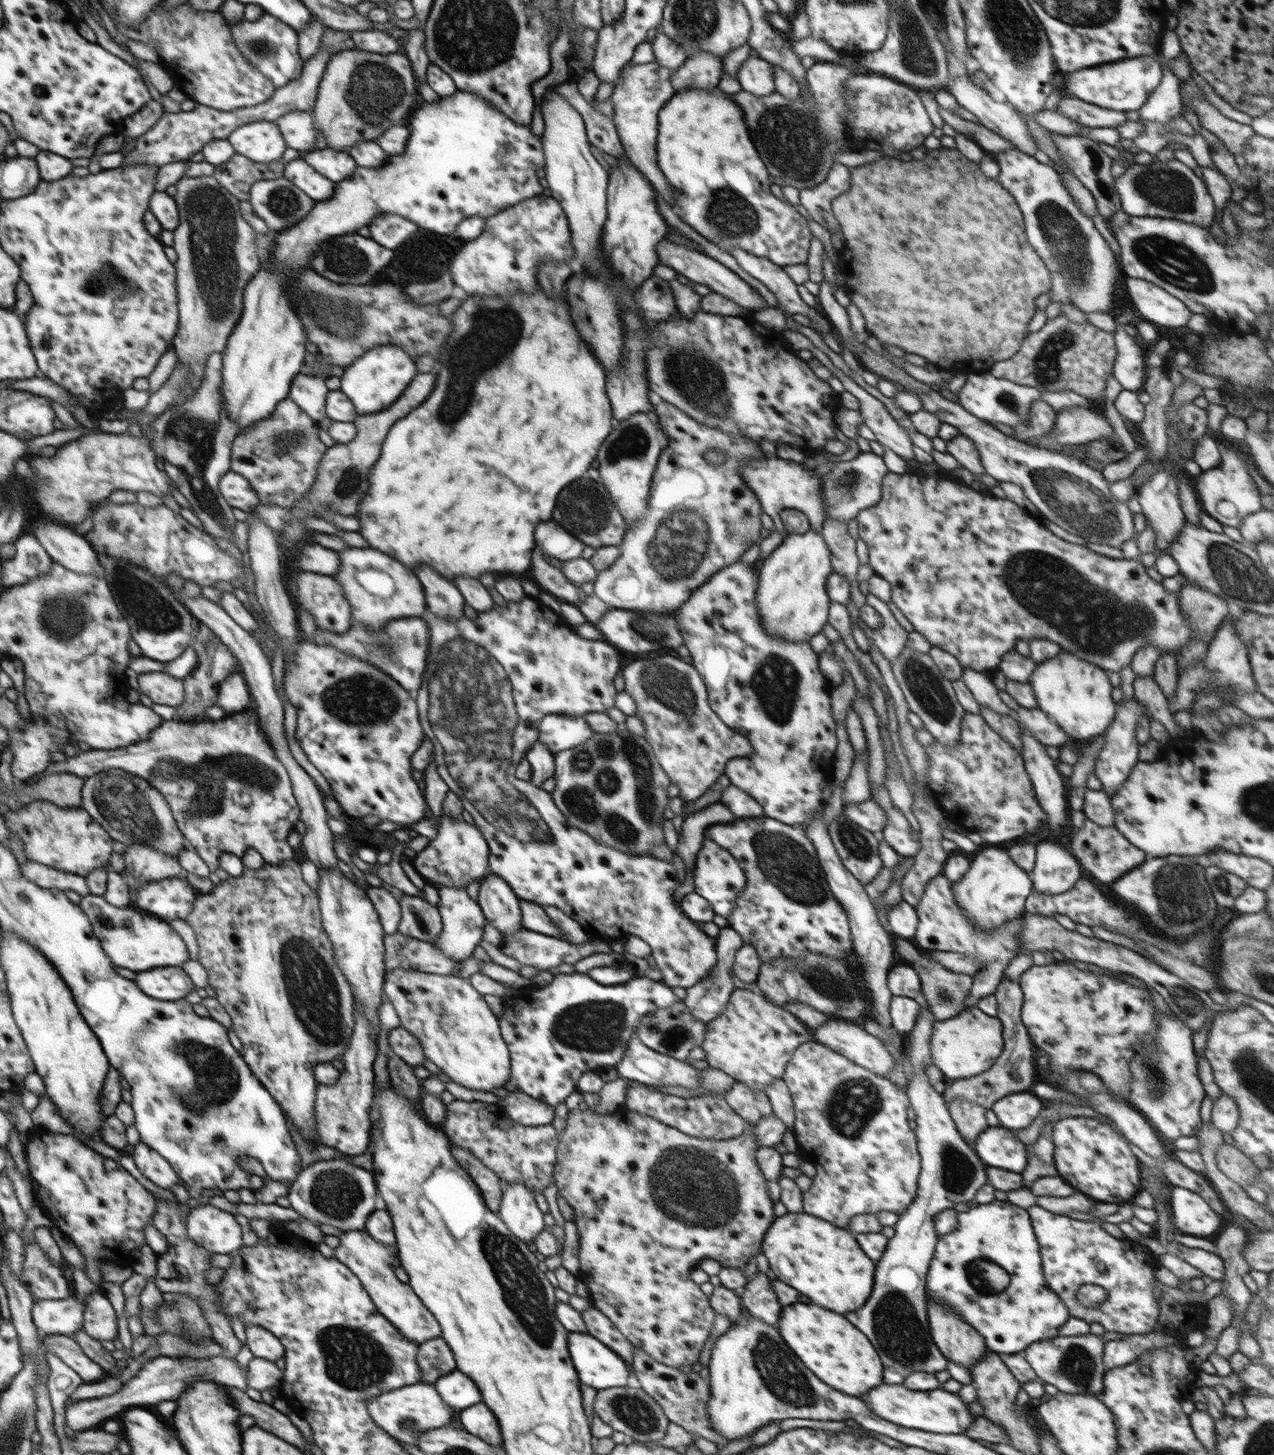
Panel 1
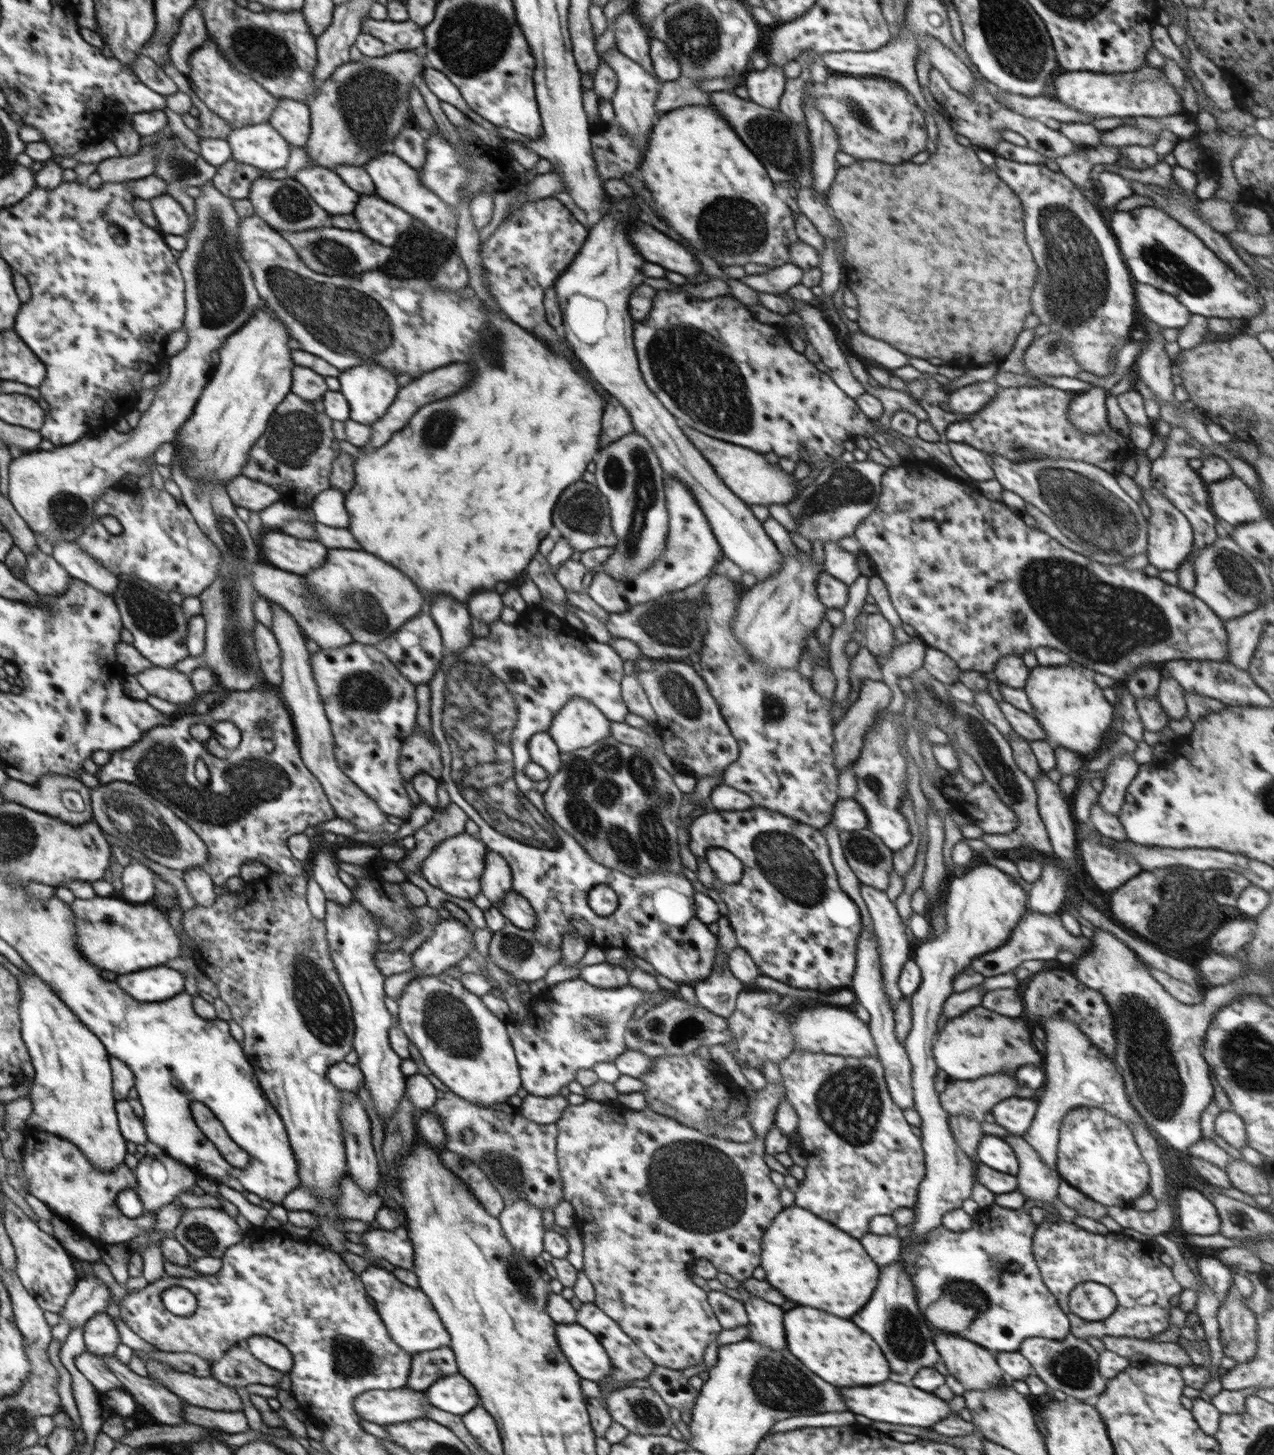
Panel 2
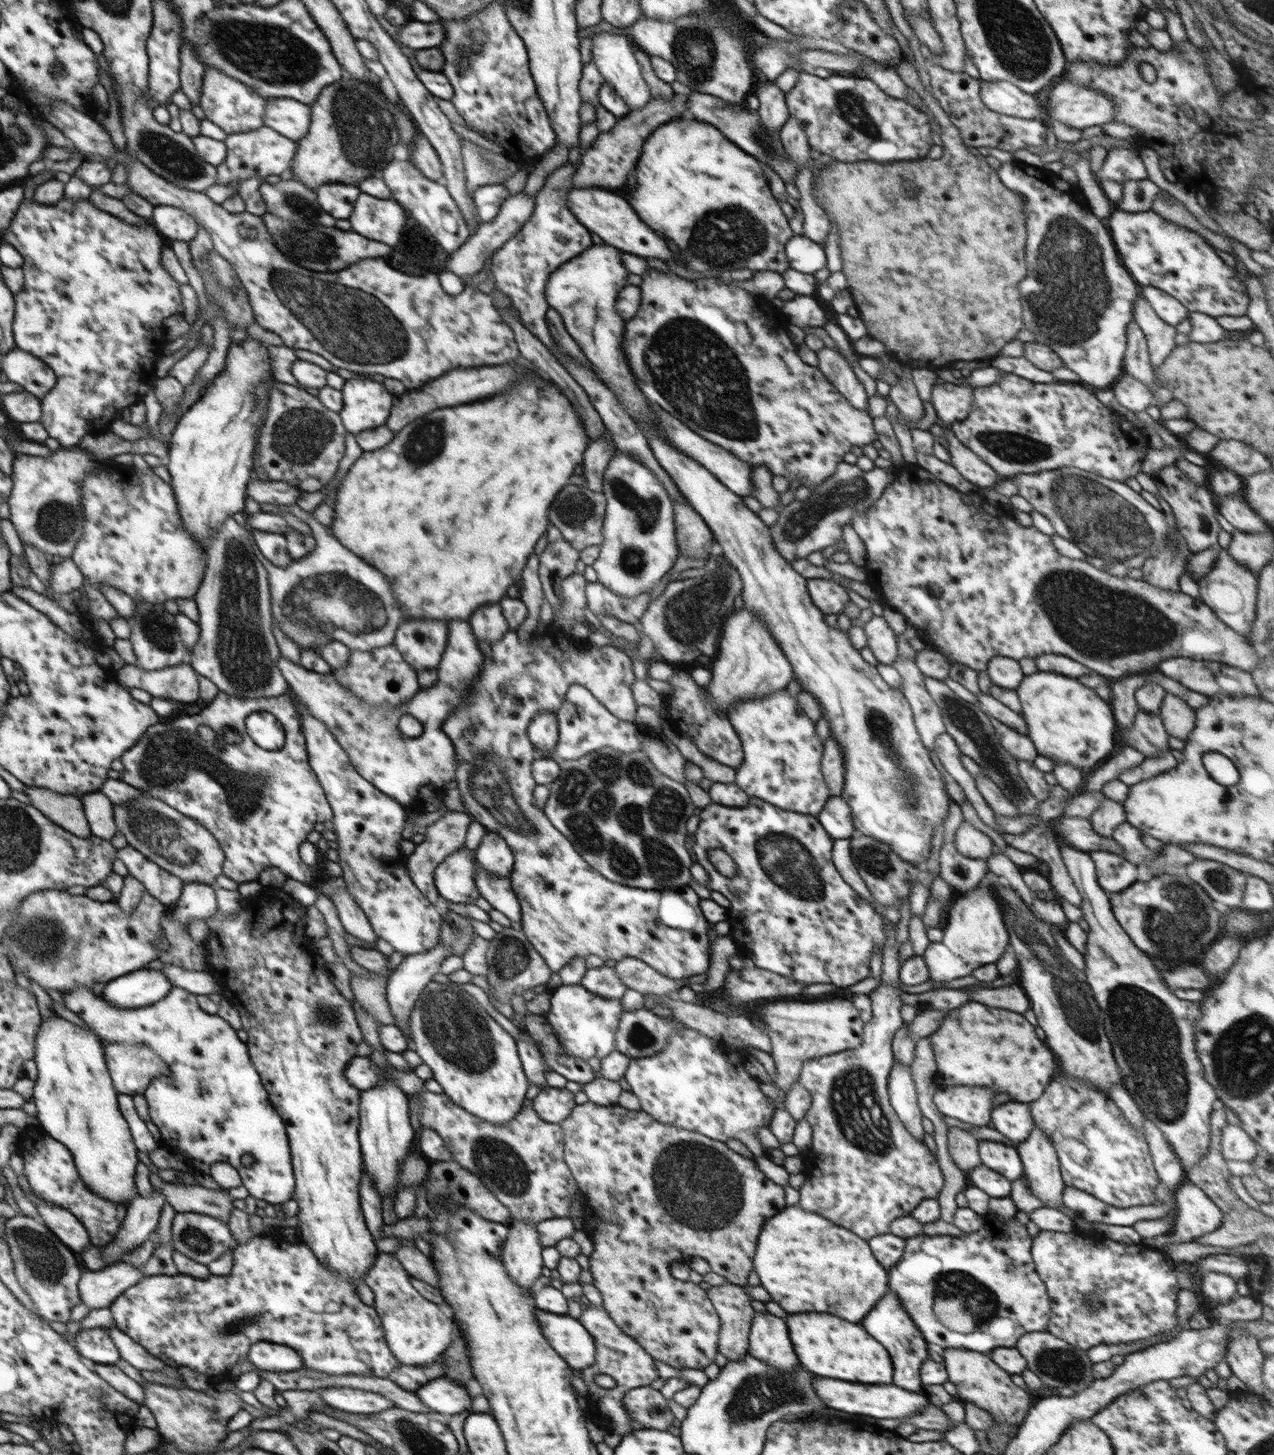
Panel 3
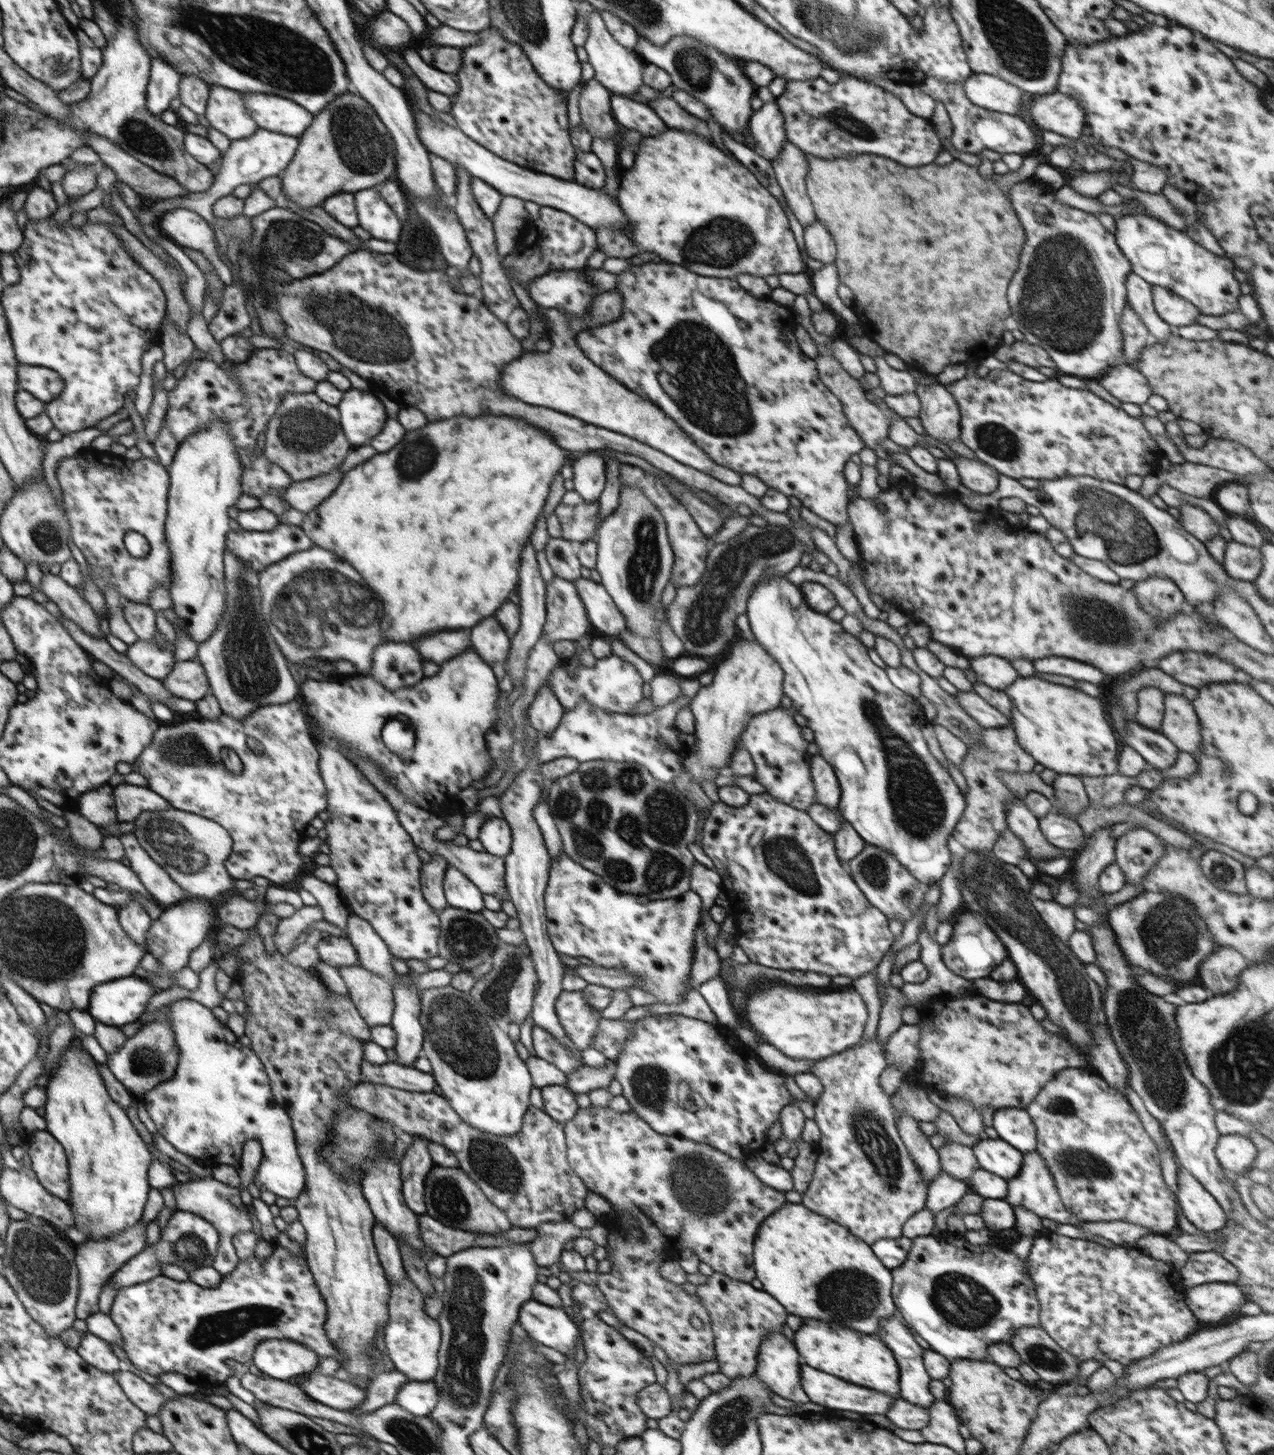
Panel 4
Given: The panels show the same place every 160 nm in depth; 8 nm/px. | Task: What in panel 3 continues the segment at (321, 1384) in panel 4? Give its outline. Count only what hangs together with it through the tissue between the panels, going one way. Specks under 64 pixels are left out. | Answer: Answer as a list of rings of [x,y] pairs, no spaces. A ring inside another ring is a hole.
[[[326,1387],[320,1393],[322,1401],[334,1409],[350,1414],[380,1414],[396,1408],[384,1396],[366,1390],[347,1387]]]

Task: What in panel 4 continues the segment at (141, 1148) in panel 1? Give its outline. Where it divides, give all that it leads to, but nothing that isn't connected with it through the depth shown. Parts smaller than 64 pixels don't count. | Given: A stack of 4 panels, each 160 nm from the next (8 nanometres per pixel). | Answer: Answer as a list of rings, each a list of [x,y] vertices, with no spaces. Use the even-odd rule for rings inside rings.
[[[139,1220],[134,1226],[123,1230],[120,1234],[115,1234],[102,1240],[86,1240],[76,1246],[75,1263],[79,1272],[79,1291],[75,1306],[77,1318],[86,1320],[90,1315],[99,1311],[99,1296],[103,1285],[125,1262],[128,1262],[128,1260],[148,1246],[146,1235],[144,1234],[147,1225],[143,1220]]]

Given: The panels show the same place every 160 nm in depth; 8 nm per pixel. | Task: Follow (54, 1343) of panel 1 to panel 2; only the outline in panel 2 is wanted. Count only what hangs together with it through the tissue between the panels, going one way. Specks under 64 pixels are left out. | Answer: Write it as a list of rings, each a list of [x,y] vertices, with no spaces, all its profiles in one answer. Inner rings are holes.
[[[87,1350],[79,1354],[75,1360],[77,1370],[99,1391],[104,1394],[110,1390],[124,1390],[118,1378],[108,1370],[103,1357],[98,1357]]]

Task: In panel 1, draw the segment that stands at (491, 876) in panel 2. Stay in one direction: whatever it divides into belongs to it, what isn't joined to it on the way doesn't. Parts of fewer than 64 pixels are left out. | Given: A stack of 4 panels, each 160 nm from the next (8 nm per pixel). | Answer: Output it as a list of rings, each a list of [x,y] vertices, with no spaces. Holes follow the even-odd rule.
[[[490,872],[482,878],[477,902],[486,922],[503,936],[524,930],[520,900],[501,876]]]

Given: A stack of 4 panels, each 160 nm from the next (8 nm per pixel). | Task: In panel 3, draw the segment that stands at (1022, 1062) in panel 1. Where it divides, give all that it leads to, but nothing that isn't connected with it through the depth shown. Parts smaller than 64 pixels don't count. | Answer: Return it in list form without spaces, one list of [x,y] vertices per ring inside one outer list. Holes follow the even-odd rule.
[[[943,1086],[934,1093],[936,1108],[946,1116],[957,1118],[974,1126],[984,1127],[991,1120],[994,1108],[994,1087]]]

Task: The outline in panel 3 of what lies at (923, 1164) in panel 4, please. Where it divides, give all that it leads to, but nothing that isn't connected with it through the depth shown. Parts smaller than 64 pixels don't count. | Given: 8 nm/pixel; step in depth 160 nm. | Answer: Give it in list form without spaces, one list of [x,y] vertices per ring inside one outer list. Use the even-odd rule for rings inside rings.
[[[895,1060],[890,1071],[887,1089],[889,1102],[899,1119],[918,1142],[924,1143],[923,1114],[917,1103],[917,1092],[910,1066]]]

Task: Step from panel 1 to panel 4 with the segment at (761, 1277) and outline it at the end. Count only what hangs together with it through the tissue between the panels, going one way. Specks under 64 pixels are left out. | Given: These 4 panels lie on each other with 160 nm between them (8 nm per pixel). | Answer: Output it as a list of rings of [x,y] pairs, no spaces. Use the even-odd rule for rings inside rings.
[[[769,1332],[758,1356],[756,1375],[776,1395],[795,1403],[810,1402],[800,1386],[800,1354],[782,1332]]]

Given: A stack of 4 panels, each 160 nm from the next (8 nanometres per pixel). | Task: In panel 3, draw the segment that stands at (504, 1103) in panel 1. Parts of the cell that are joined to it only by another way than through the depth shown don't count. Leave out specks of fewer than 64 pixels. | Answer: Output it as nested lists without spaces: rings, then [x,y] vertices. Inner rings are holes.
[[[546,1087],[533,1098],[533,1109],[544,1122],[559,1124],[572,1112],[574,1093],[564,1088]]]

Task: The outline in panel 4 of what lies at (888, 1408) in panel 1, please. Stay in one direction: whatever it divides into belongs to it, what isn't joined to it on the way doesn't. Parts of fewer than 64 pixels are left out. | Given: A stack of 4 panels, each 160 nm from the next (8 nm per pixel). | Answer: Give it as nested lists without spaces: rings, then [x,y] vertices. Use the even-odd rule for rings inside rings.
[[[812,1366],[800,1368],[800,1380],[808,1398],[814,1404],[826,1408],[850,1410],[860,1414],[886,1414],[886,1410],[890,1408],[890,1396],[844,1382],[832,1374],[814,1370]]]

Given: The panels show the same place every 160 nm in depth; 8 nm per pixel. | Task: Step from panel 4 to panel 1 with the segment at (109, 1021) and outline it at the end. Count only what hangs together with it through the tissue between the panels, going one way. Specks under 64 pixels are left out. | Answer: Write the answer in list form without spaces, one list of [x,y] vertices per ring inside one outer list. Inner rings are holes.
[[[160,967],[140,972],[133,980],[144,994],[158,1000],[177,1001],[195,989],[182,967]]]

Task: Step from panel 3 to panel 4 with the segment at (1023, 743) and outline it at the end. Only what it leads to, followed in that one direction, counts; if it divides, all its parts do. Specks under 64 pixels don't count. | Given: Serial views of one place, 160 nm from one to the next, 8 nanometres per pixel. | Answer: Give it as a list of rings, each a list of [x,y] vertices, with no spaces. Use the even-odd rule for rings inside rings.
[[[1012,726],[985,729],[981,740],[983,740],[984,747],[967,749],[966,756],[963,758],[961,773],[968,785],[968,791],[965,795],[967,805],[962,813],[962,818],[951,834],[968,851],[976,852],[992,851],[1002,832],[1009,828],[1005,811],[1006,802],[1015,800],[1016,796],[1004,782],[1005,772],[1026,774],[1026,772],[1032,772],[1037,763],[1019,745]],[[999,771],[1000,775],[997,776]],[[986,826],[990,826],[990,832],[996,832],[996,834],[986,836]]]

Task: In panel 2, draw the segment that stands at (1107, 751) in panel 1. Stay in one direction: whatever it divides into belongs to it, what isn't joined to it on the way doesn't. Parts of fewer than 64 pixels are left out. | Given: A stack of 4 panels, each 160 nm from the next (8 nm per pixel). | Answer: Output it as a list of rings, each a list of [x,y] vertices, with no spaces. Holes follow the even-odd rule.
[[[1133,753],[1116,757],[1112,764],[1103,770],[1102,780],[1105,787],[1099,792],[1097,803],[1108,813],[1117,816],[1125,801],[1127,786],[1139,771],[1139,764],[1133,759]]]

